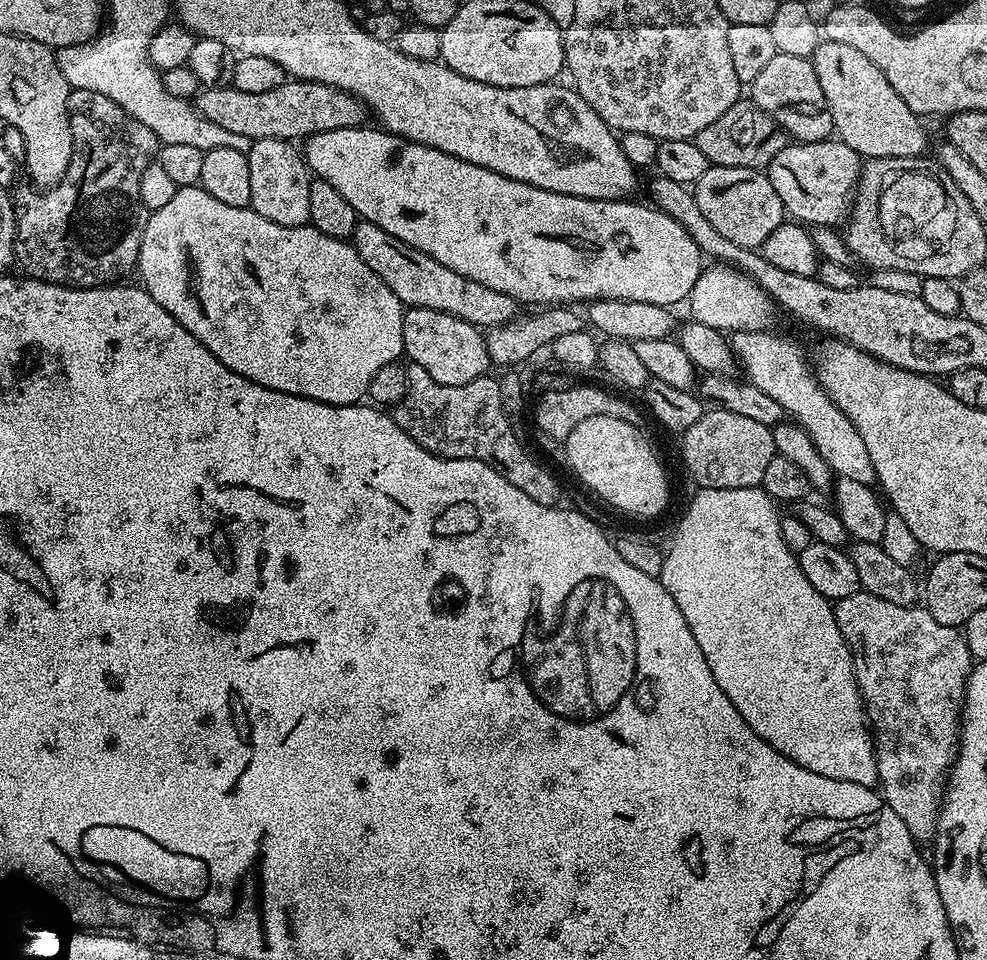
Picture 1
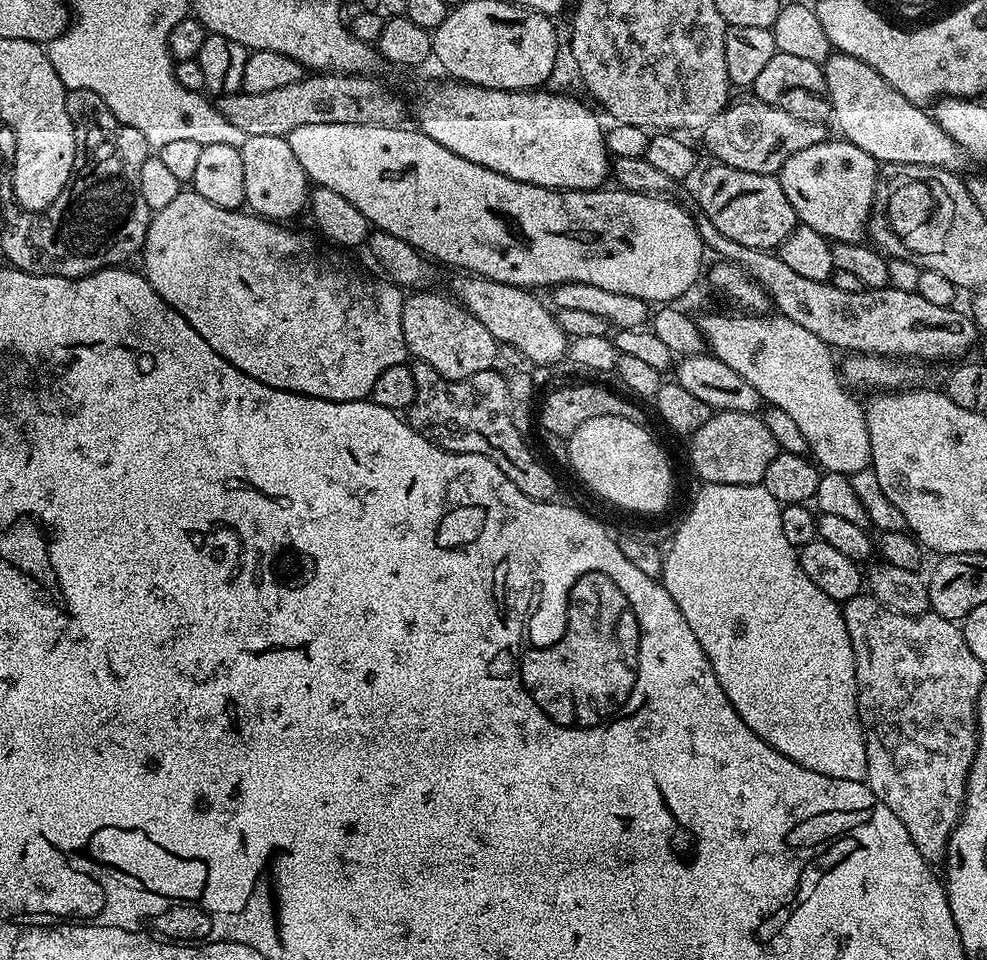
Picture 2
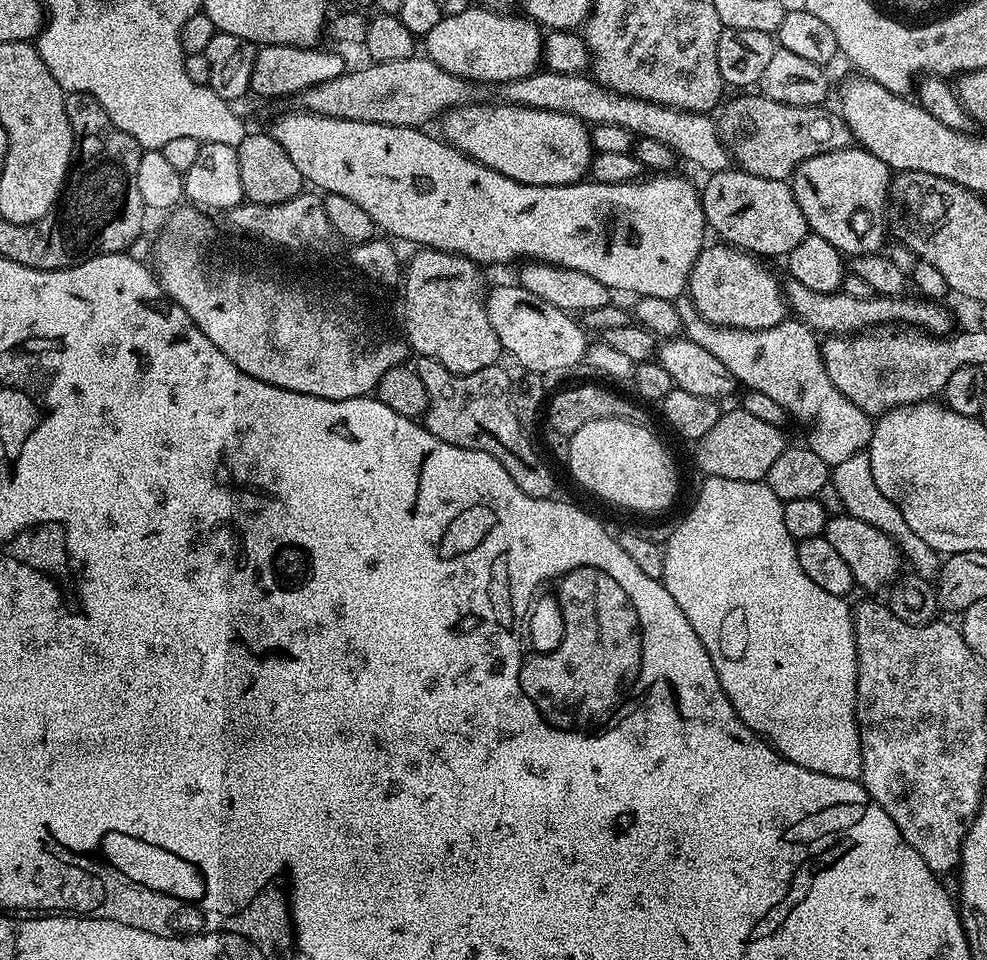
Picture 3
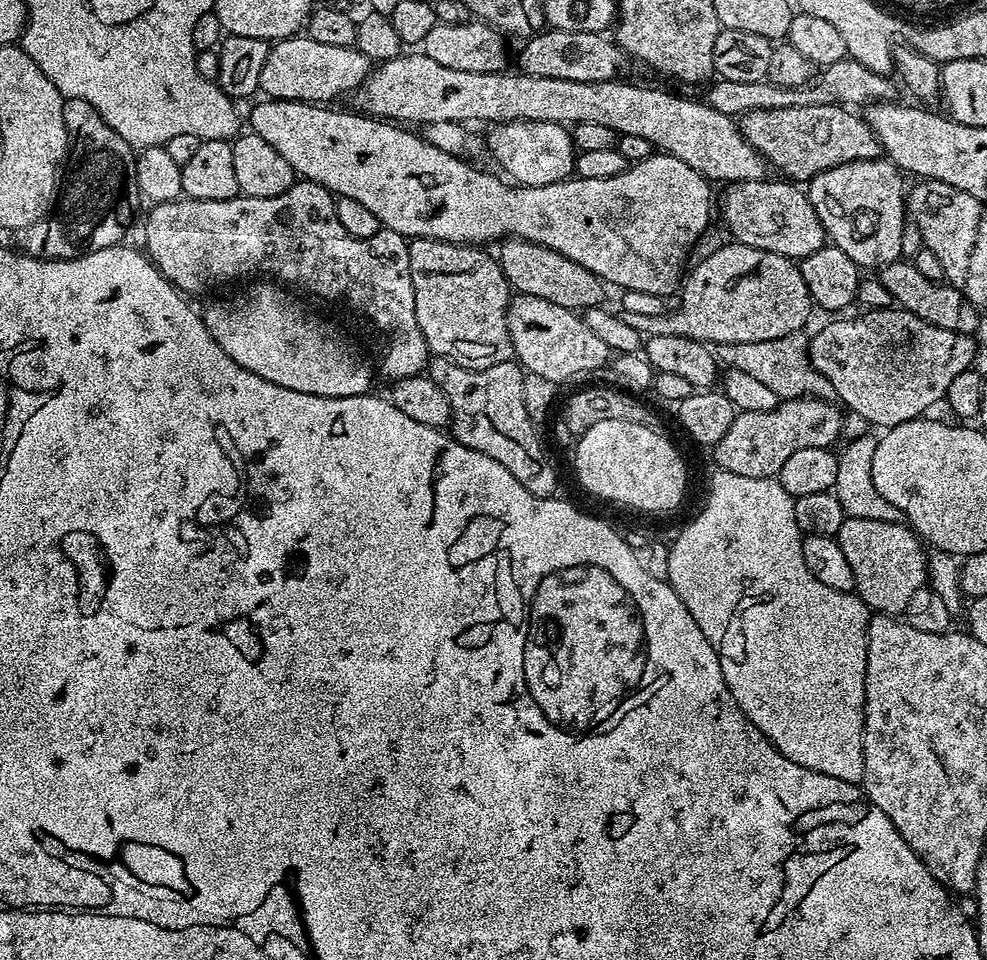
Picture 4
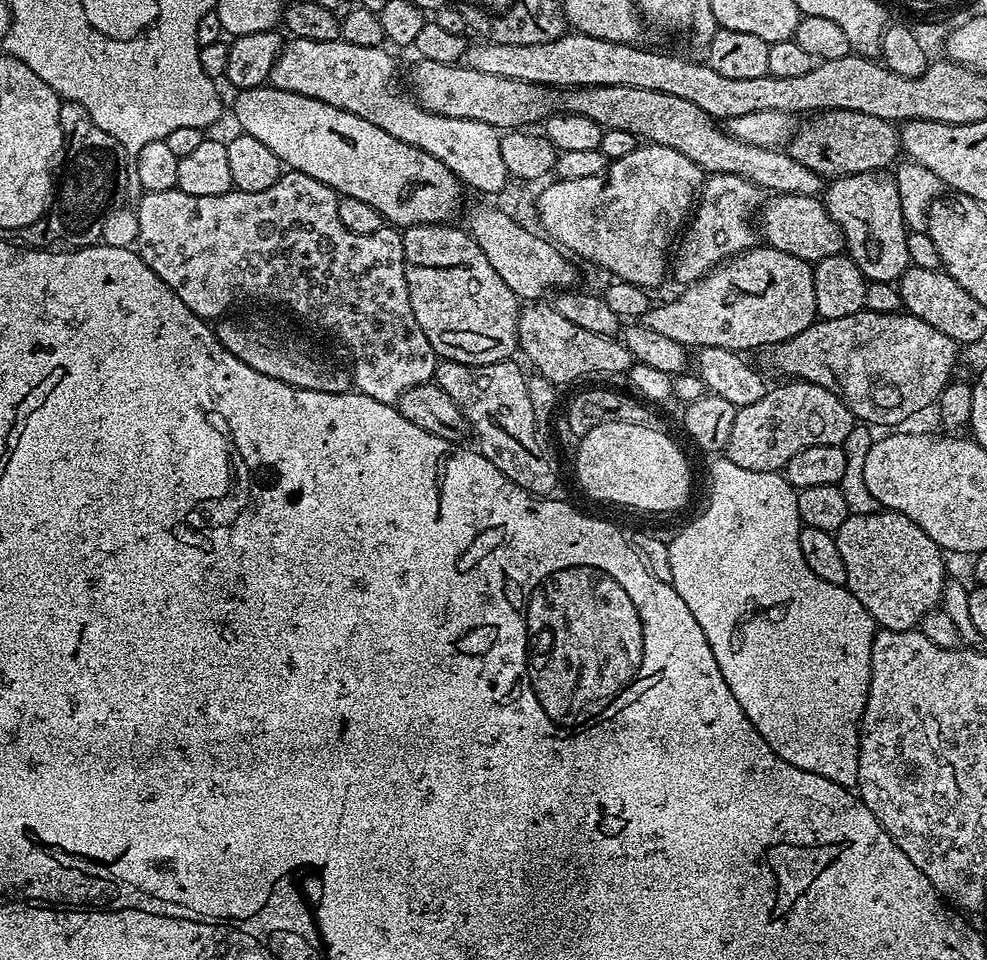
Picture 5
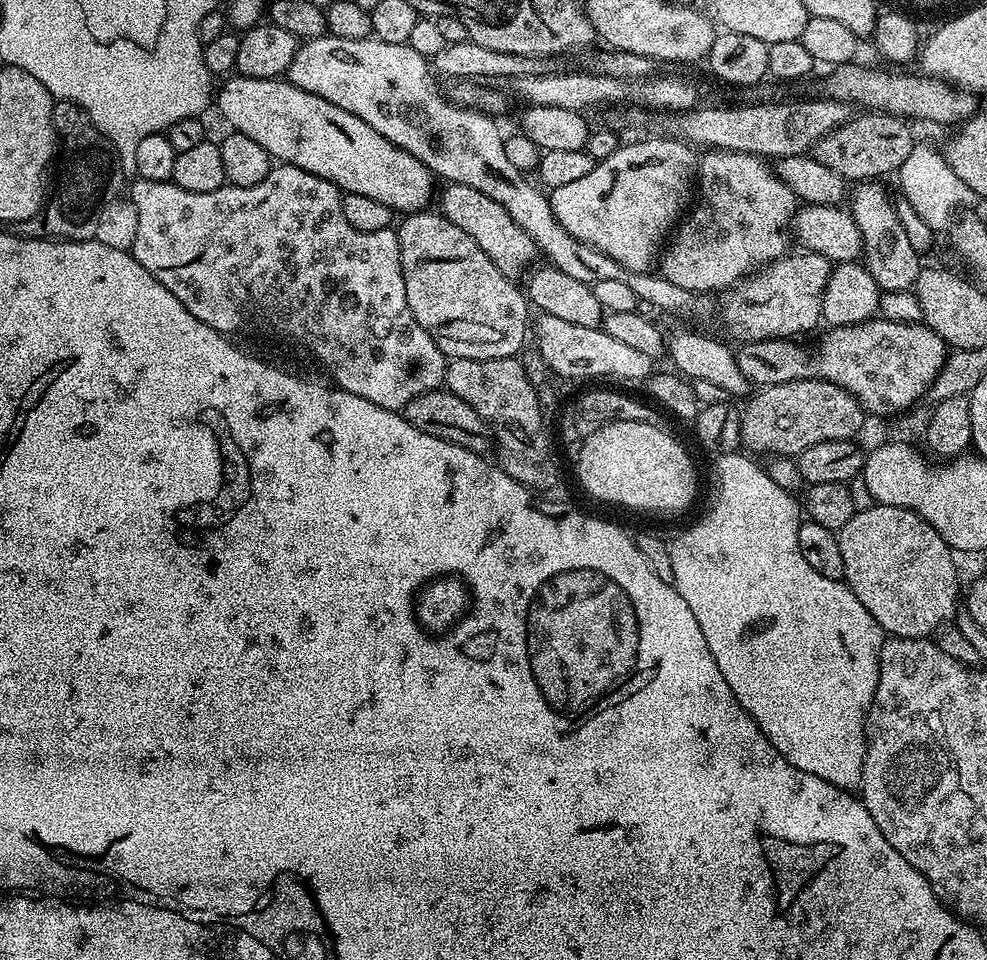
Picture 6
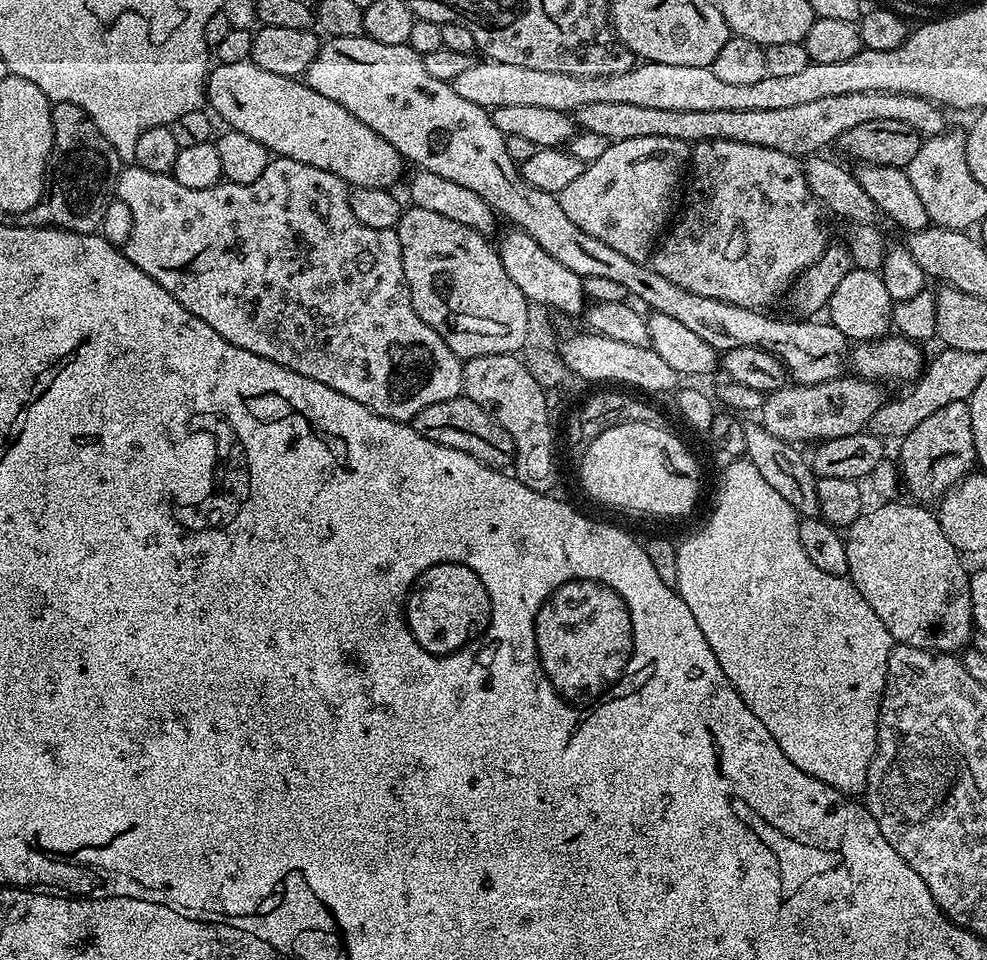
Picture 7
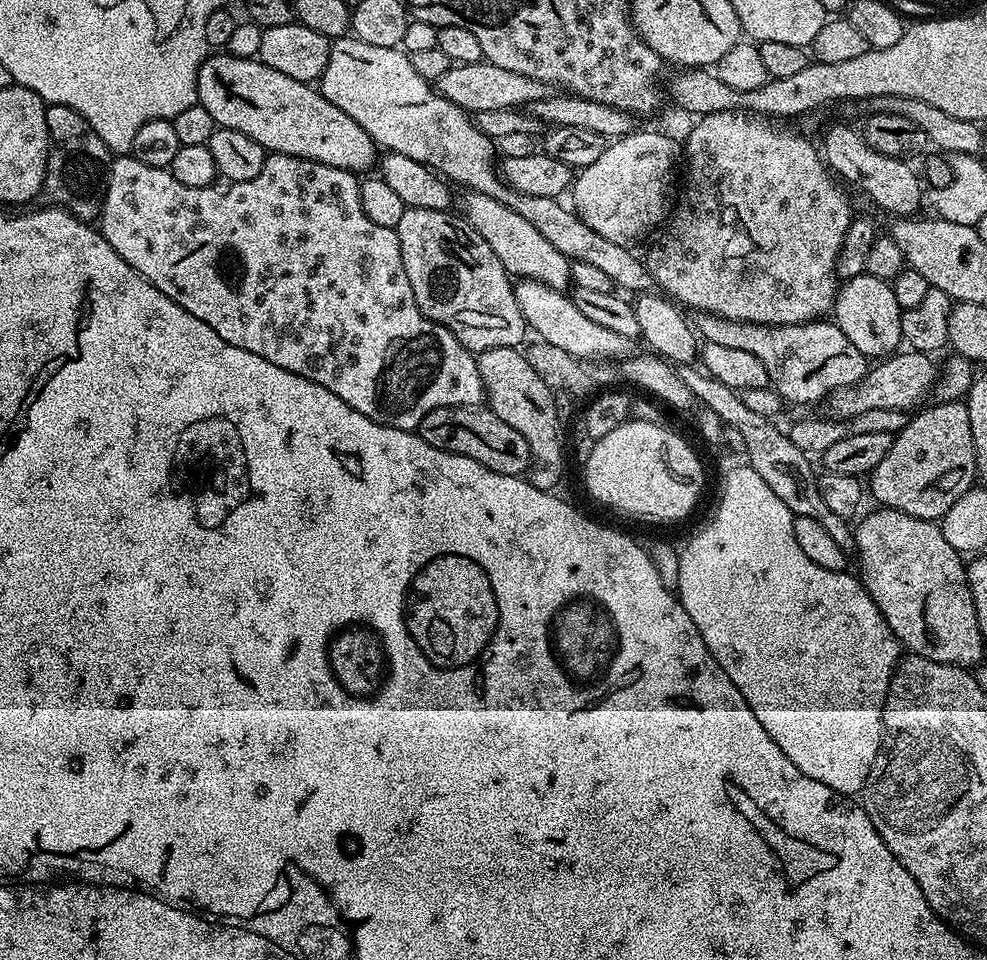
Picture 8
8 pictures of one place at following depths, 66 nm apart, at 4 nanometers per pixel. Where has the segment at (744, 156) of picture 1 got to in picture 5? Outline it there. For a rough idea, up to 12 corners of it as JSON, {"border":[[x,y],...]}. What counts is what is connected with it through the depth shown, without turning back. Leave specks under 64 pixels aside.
{"border":[[822,112],[786,151],[821,178],[882,172],[901,155],[891,120]]}

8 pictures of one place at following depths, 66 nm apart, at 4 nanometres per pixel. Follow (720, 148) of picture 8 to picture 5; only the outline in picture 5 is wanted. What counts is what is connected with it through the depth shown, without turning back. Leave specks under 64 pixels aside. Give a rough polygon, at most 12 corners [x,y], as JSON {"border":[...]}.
{"border":[[711,173],[679,237],[687,286],[758,240],[761,189]]}

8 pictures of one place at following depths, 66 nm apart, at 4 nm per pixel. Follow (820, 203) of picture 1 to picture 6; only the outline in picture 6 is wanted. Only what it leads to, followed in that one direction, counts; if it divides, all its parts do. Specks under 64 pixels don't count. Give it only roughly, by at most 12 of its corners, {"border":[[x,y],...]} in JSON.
{"border":[[880,182],[851,189],[862,263],[883,291],[909,291],[922,267]]}

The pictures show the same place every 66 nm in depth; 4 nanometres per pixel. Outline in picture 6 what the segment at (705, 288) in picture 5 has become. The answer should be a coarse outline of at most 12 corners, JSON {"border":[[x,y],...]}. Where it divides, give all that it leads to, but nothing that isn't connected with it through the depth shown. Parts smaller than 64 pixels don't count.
{"border":[[800,250],[719,297],[737,341],[821,323],[833,261]]}

